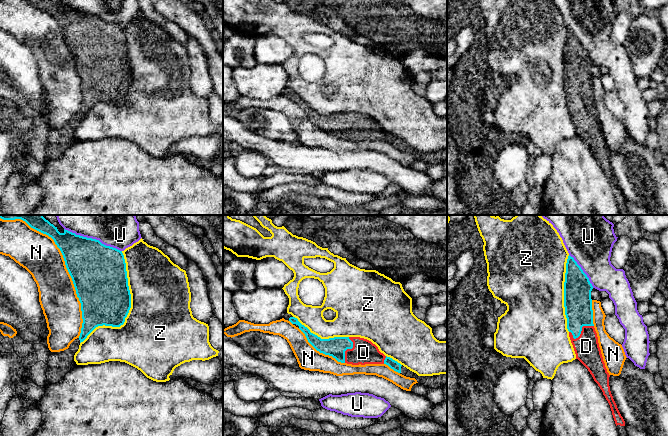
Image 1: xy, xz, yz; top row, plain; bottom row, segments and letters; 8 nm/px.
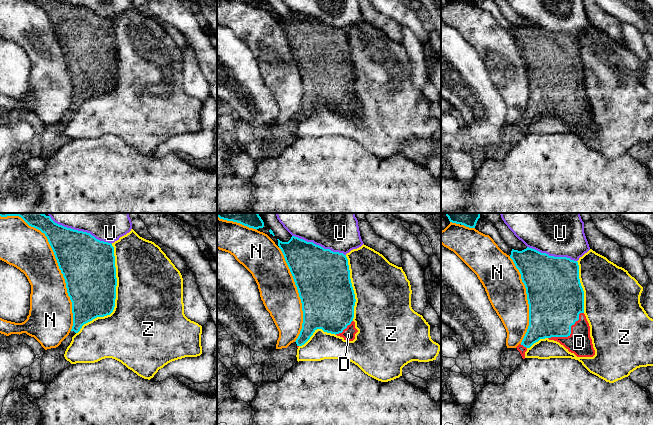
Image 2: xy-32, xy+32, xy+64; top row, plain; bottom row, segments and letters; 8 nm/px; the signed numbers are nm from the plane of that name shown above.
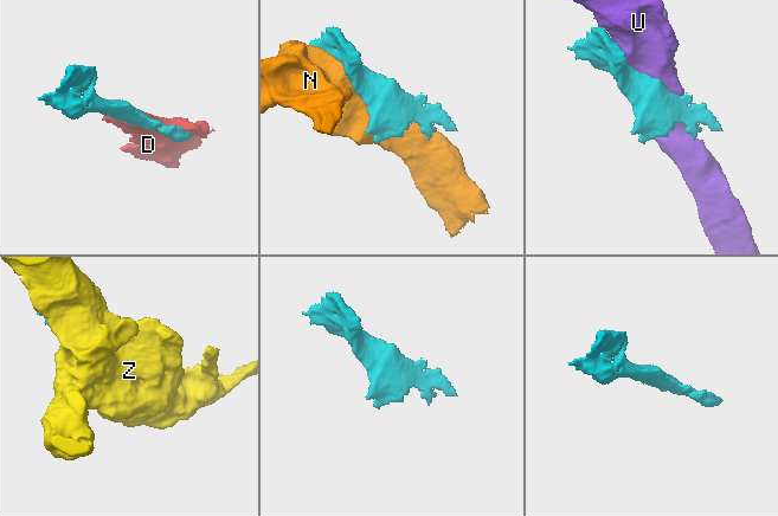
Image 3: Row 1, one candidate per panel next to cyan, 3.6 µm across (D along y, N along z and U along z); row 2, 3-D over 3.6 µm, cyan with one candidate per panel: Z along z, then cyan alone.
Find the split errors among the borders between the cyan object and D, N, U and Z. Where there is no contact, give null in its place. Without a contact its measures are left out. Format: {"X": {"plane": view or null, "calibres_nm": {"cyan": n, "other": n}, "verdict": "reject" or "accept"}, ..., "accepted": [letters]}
{"D": {"plane": "yz", "calibres_nm": {"cyan": 220, "other": 200}, "verdict": "accept"}, "N": {"plane": "xy", "calibres_nm": {"cyan": 420, "other": 320}, "verdict": "reject"}, "U": {"plane": "xy", "calibres_nm": {"cyan": 420, "other": 440}, "verdict": "reject"}, "Z": {"plane": "xy", "calibres_nm": {"cyan": 400, "other": 500}, "verdict": "reject"}, "accepted": ["D"]}

